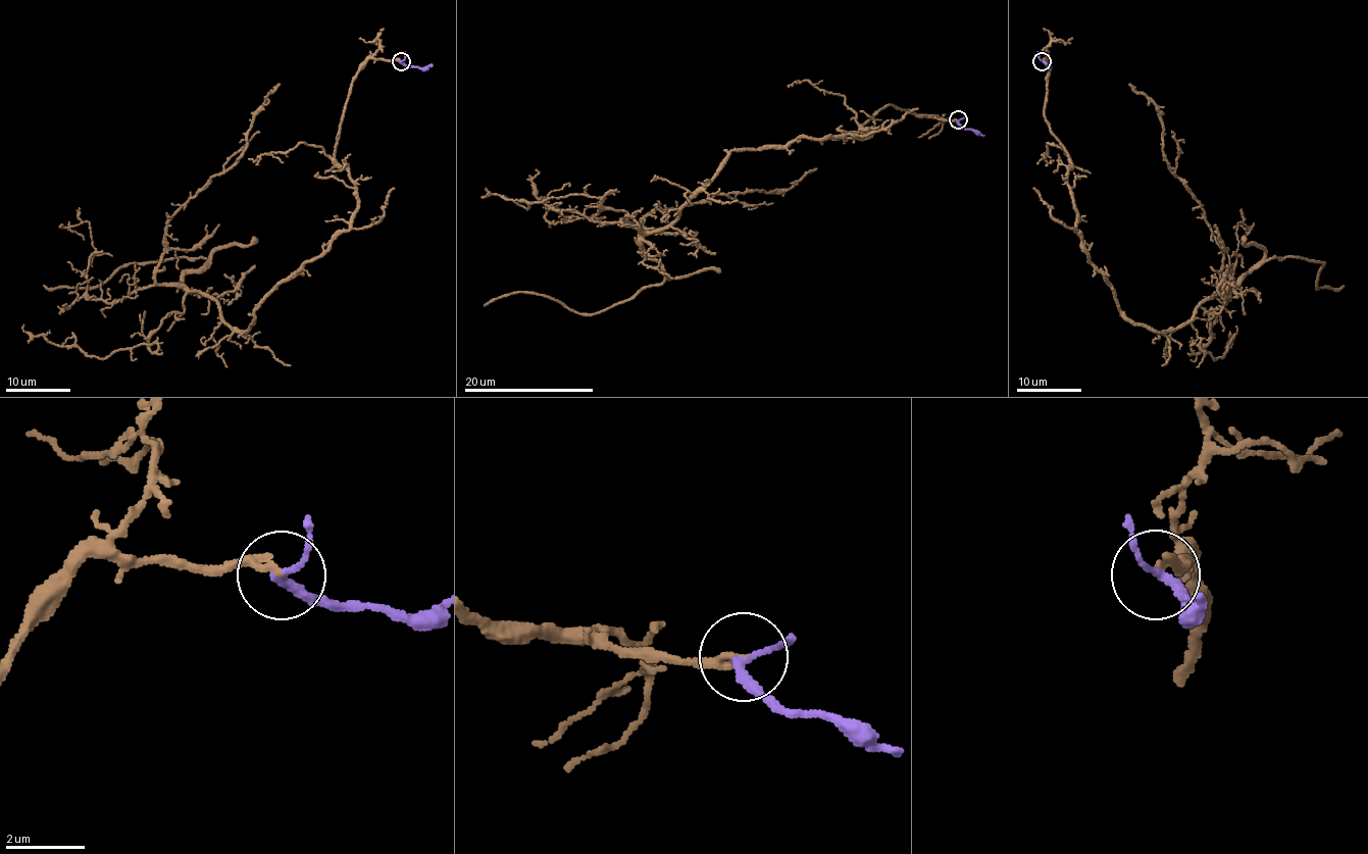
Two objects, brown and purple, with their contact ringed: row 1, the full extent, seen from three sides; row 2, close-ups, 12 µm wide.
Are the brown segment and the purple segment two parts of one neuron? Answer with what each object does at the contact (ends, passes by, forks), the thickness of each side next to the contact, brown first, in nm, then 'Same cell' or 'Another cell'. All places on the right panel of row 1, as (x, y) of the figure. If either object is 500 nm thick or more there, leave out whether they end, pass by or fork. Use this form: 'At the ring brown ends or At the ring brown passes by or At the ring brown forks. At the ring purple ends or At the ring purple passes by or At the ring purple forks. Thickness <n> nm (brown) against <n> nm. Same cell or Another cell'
At the ring brown ends. At the ring purple passes by. Thickness 200 nm (brown) against 200 nm. Another cell

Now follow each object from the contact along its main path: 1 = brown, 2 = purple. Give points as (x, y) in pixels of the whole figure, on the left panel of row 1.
1: (401, 62), (369, 58), (346, 102), (347, 229), (231, 331), (155, 267), (280, 84)
2: (401, 62), (411, 66), (433, 63)

